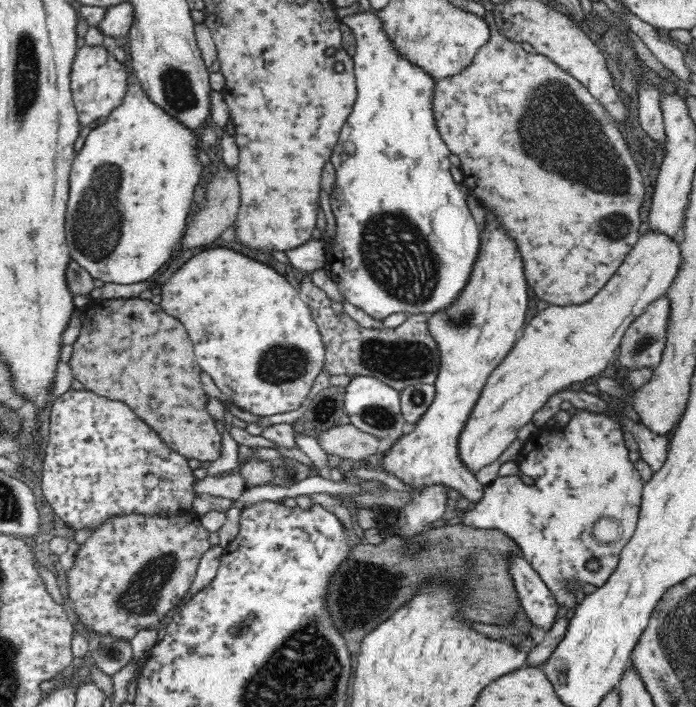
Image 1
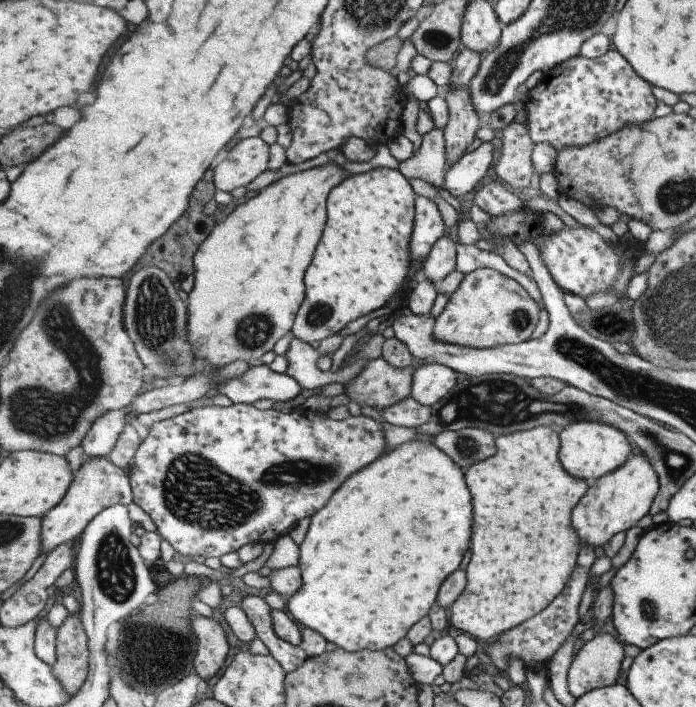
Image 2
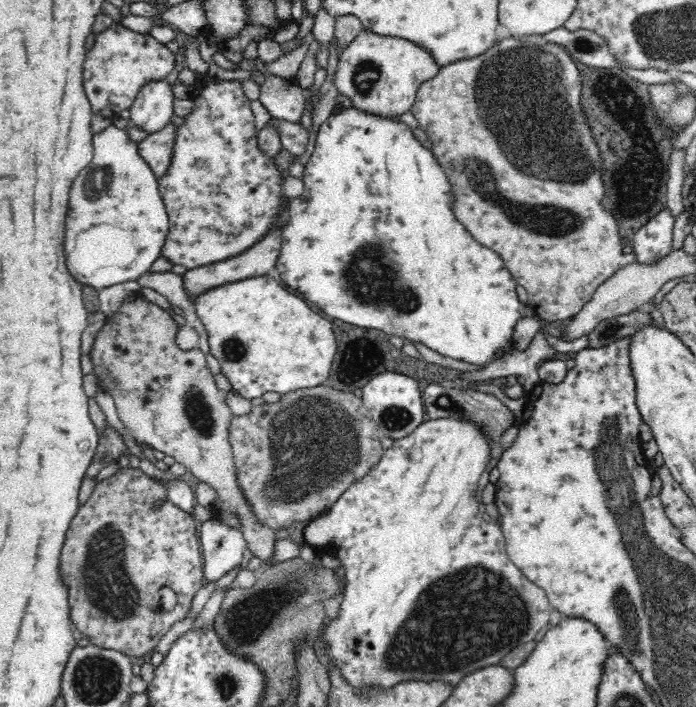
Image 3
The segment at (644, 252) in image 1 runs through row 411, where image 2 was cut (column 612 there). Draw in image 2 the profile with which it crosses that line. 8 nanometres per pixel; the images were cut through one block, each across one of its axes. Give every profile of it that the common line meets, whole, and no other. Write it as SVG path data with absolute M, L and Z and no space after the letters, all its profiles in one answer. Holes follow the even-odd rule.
M641 454L631 456L621 468L591 483L582 502L575 507L573 528L577 530L582 544L593 548L605 547L617 532L627 532L637 520L650 510L651 500L658 494L658 476L651 460Z

